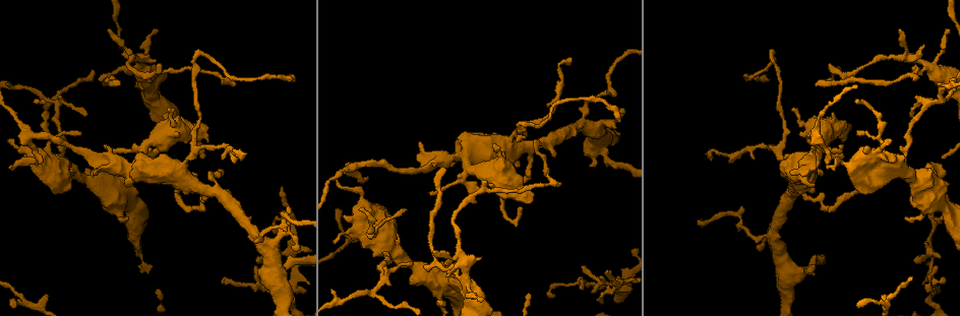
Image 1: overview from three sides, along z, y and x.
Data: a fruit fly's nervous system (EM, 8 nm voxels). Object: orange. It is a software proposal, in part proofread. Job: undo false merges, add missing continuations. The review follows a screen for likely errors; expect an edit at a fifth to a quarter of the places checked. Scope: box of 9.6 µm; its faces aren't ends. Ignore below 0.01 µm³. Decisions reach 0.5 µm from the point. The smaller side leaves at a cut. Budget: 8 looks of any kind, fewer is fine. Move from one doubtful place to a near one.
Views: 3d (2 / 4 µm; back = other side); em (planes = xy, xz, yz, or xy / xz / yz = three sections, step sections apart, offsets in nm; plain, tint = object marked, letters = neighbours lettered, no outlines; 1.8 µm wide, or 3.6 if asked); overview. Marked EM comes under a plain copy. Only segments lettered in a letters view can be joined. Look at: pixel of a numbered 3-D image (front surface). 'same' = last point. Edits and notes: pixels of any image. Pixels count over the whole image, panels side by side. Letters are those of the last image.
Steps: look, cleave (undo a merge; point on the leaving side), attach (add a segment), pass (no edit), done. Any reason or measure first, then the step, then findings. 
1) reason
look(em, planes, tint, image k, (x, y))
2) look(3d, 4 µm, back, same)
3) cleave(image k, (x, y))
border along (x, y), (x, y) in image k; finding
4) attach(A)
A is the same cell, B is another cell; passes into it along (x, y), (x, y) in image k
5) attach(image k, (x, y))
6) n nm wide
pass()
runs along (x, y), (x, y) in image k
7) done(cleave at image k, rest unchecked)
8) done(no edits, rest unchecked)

tapers out
look(3d, 2 µm, image 1, (605, 270))

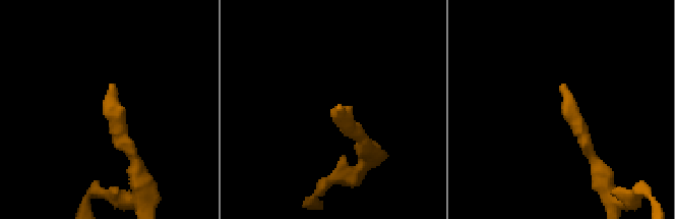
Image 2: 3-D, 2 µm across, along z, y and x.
look(em, planes, letters, image 2, (110, 87))

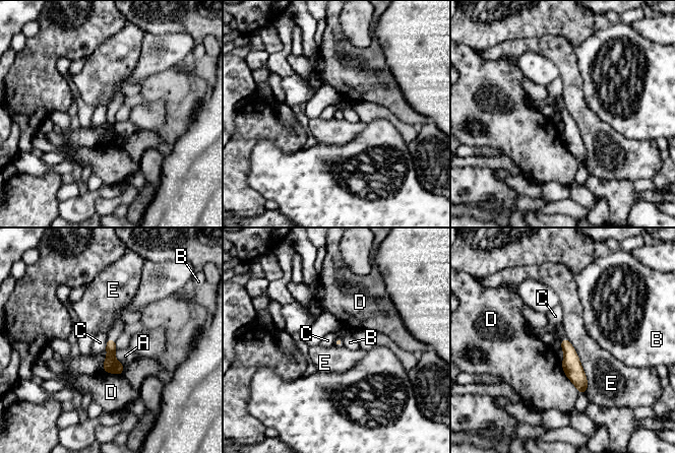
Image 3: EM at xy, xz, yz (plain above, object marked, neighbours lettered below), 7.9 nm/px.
pass()
A, B, C, D and E are other cells; border along (108, 338), (105, 348) in image 3; no lettered segment goes on from it

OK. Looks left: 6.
long arm stops here
look(3d, 4 µm, image 1, (619, 121))

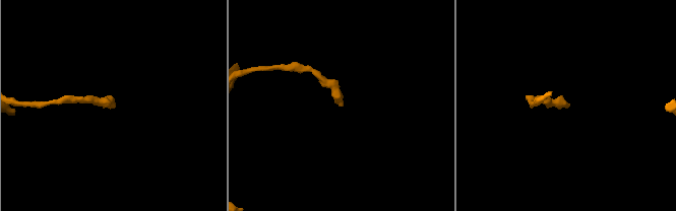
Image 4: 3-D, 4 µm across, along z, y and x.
look(em, 3.6 µm, planes, letters, image 4, (339, 106))

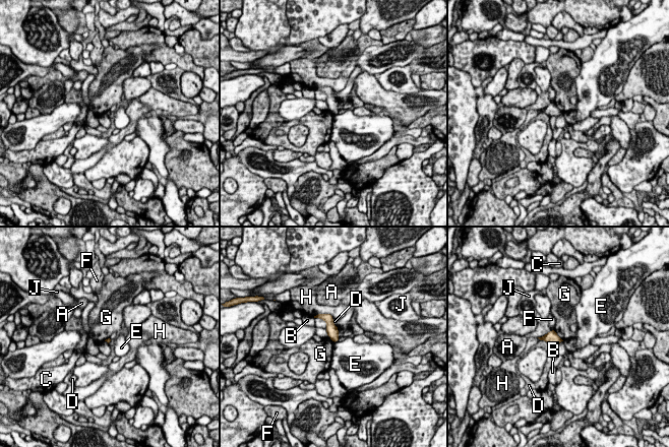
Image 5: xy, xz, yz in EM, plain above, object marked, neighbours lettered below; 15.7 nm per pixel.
70 nm wide; H touches over 340 nm
pass()
A, B, C, D, E, F, G, H and J are other cells; none of them fits

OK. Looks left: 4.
thin neck
look(em, yz, step 8, letters, image 1, (391, 250))

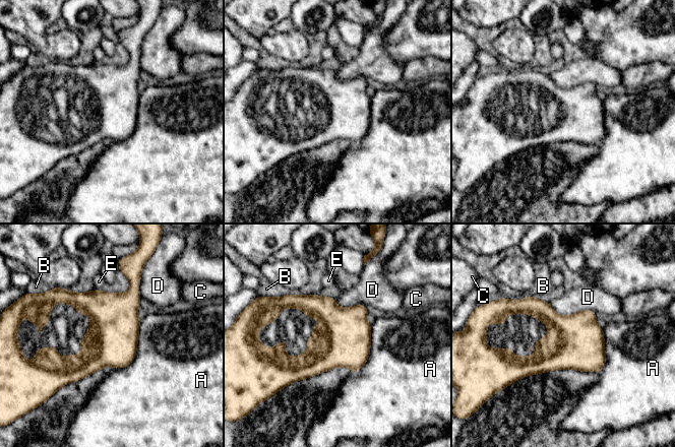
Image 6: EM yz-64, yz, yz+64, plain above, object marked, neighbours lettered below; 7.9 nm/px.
A touches over 440 nm
pass()
A, B, C, D and E are other cells; border along (547, 302), (561, 315), (597, 314) in image 6; continuous, no second cell

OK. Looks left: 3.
done(no edits, rest unchecked)

